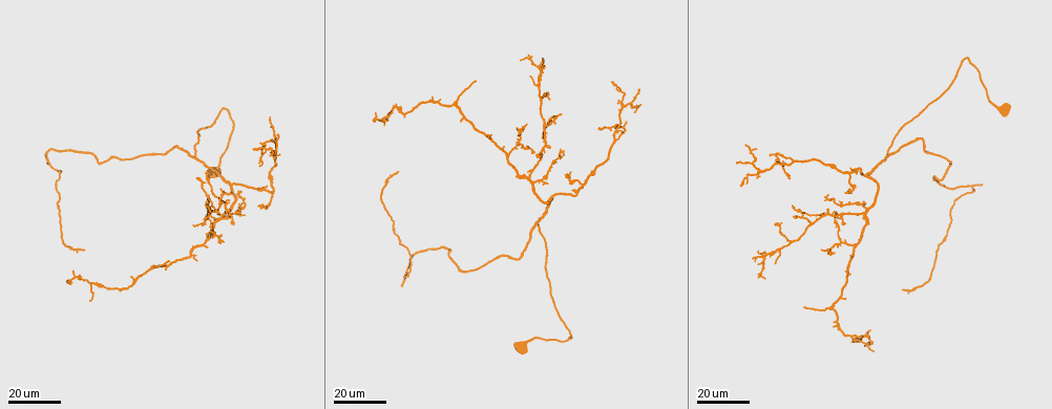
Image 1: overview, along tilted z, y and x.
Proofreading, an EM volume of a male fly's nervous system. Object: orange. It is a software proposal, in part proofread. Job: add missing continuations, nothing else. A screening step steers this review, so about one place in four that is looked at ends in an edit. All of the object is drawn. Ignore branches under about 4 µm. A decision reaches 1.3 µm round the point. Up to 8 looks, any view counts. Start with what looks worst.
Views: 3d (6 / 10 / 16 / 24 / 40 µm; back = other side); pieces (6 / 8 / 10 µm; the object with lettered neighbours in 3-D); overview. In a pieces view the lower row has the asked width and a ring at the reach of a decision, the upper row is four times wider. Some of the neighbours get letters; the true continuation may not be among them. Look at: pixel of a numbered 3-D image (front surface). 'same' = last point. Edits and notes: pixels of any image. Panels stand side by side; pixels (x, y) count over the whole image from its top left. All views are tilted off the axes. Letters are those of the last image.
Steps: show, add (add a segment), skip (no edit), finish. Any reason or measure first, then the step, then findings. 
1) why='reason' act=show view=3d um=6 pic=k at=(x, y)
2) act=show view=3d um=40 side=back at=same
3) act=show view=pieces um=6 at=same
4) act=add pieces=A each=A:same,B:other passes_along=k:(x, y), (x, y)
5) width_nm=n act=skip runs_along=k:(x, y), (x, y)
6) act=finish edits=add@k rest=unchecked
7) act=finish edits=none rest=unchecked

why='free end' act=show view=3d um=24 pic=1 at=(85, 251)

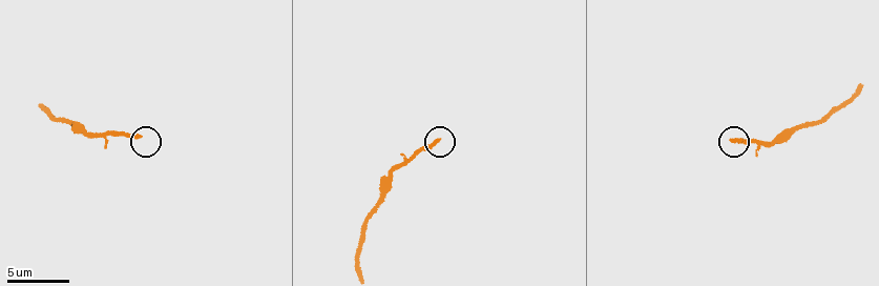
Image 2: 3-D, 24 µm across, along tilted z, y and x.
act=show view=pieces um=10 pic=2 at=(437, 142)

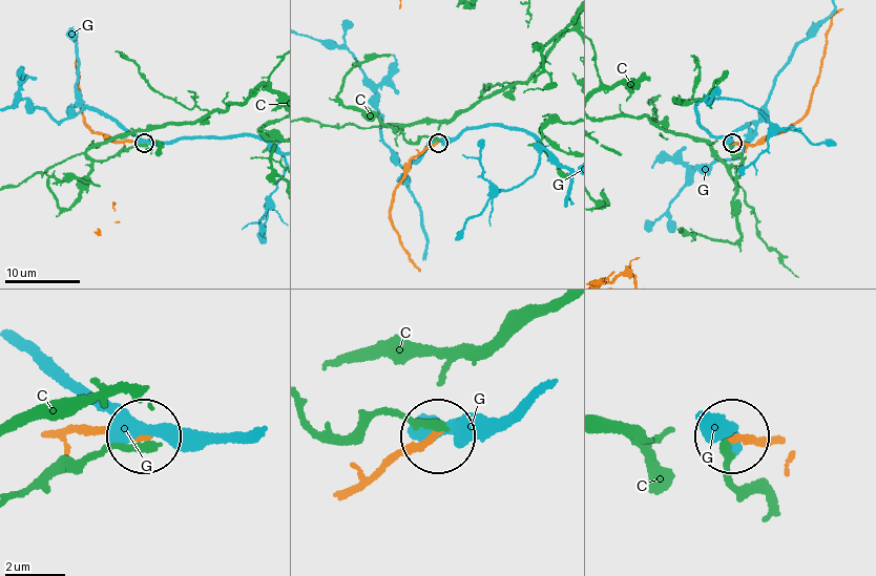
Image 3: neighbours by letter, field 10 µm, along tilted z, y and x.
width_nm=200 act=skip each=C:other,G:other runs_along=3:(356, 491), (434, 434) found='none of them fits'

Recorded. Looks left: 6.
why='branch stops here' act=show view=3d um=16 pic=1 at=(980, 186)

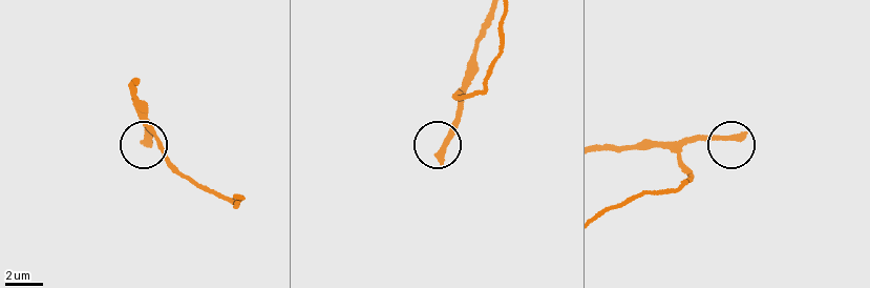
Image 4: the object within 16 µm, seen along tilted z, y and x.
act=show view=pieces um=10 pic=4 at=(148, 142)

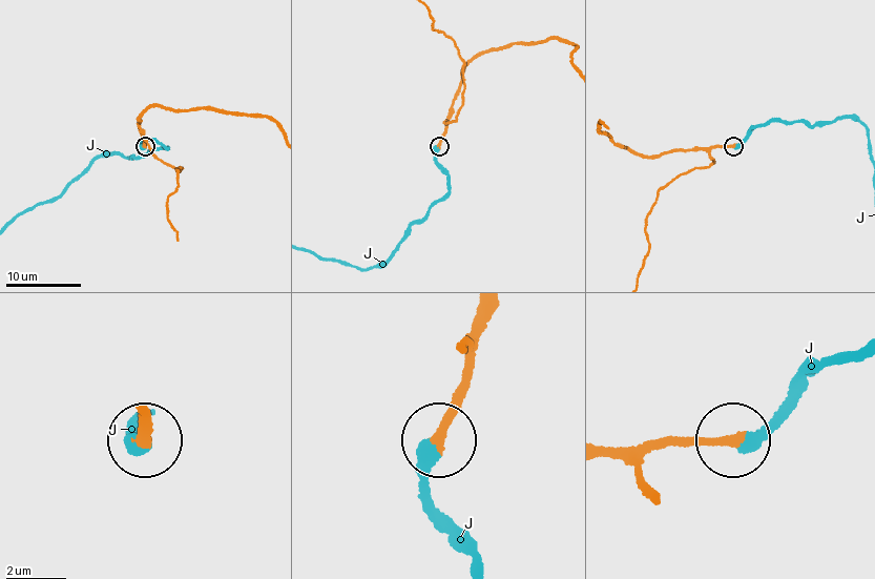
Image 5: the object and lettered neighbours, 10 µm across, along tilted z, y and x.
width_nm=350 act=add pieces=J each=J:same passes_along=5:(647, 441), (740, 442), (787, 406), (806, 373), (857, 352) found='the cell continues'

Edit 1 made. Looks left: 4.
why='an open end' act=show view=3d um=24 pic=1 at=(845, 298)

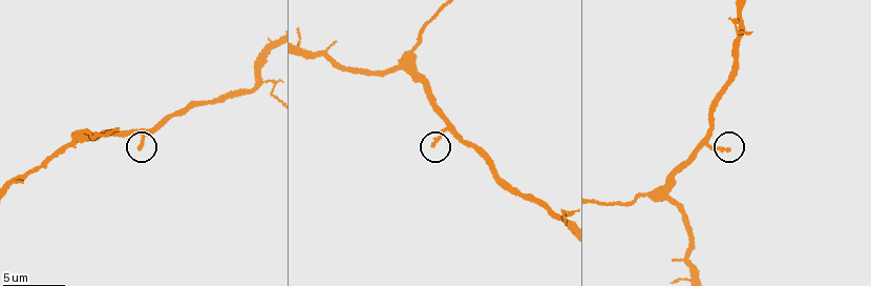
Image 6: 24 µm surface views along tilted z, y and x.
act=show view=3d um=10 pic=6 at=(434, 144)

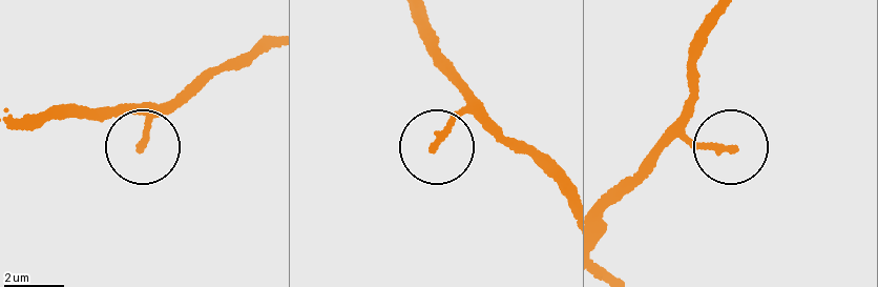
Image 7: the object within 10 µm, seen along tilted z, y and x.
act=show view=pieces um=8 pic=7 at=(732, 149)

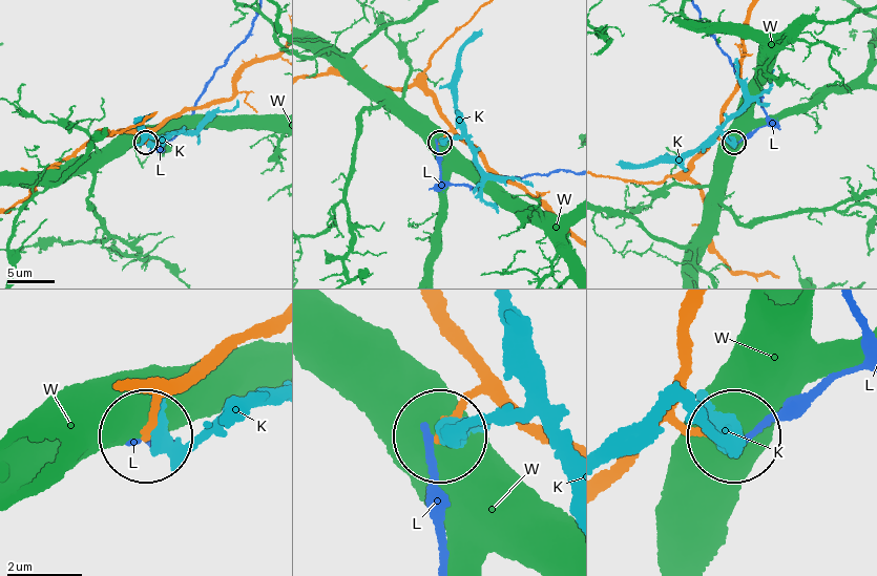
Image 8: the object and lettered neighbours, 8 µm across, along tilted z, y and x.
act=skip each=K:other,L:other,W:other found='no lettered segment goes on from it'

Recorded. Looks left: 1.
act=finish edits=add@5 rest=unchecked

